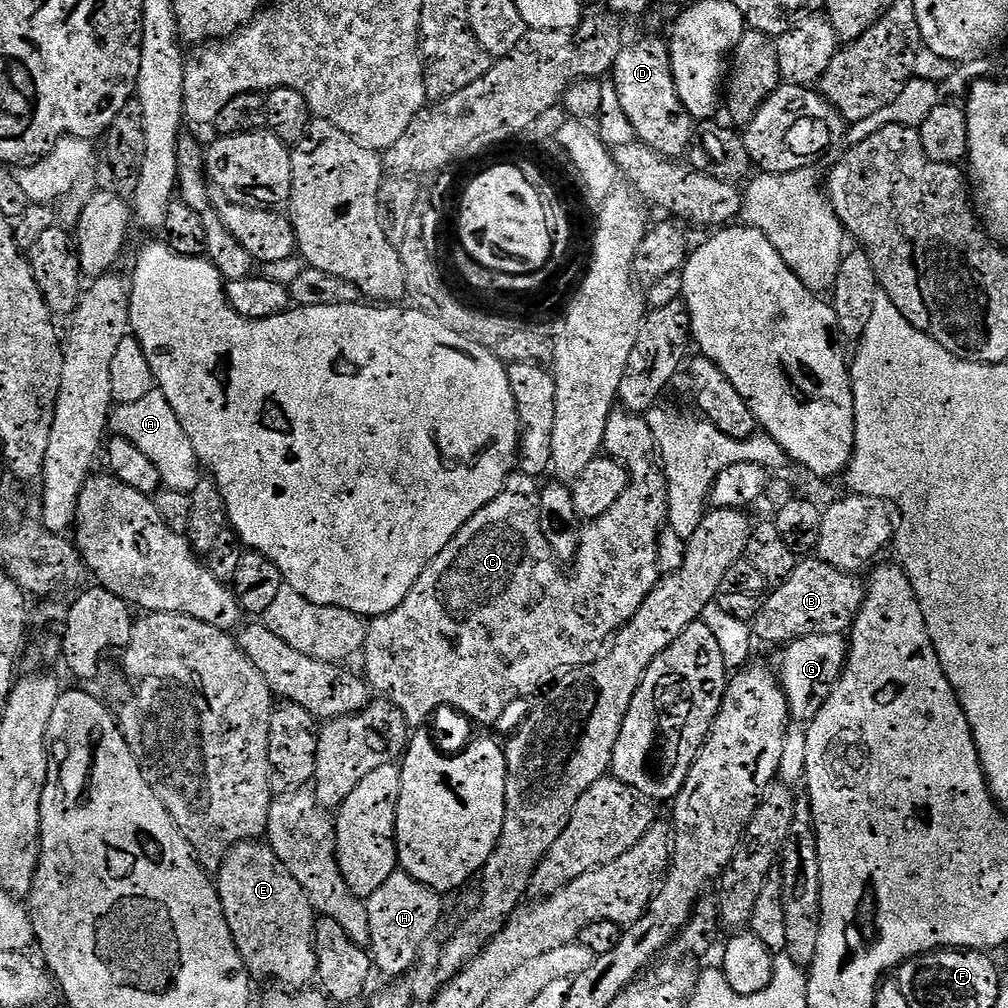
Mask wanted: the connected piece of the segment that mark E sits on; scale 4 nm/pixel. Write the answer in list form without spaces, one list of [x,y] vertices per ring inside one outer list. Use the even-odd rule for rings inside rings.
[[[249,842],[232,848],[224,859],[224,864],[215,877],[216,889],[220,892],[222,910],[226,914],[226,922],[230,926],[230,934],[234,934],[234,942],[240,951],[244,967],[253,977],[261,976],[264,980],[277,980],[280,984],[289,984],[289,989],[304,990],[308,983],[316,980],[316,922],[314,911],[308,895],[298,886],[294,874],[286,870],[286,866],[264,842]]]

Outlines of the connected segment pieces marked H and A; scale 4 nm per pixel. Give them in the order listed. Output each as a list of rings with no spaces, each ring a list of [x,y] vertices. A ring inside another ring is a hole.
[[[397,870],[393,876],[386,878],[372,896],[367,897],[368,917],[370,918],[370,955],[375,971],[384,976],[400,976],[412,968],[412,963],[420,956],[420,947],[432,936],[432,931],[440,924],[440,915],[444,912],[441,893],[428,888],[422,882]]]
[[[154,388],[136,402],[117,405],[109,417],[109,429],[117,437],[128,439],[154,462],[166,490],[168,488],[188,496],[204,478],[199,453],[192,444],[191,435],[185,431],[177,418],[176,410],[170,406],[164,392],[158,388]]]

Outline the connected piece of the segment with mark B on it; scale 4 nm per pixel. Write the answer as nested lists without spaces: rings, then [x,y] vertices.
[[[817,556],[801,559],[787,580],[768,595],[763,608],[753,619],[757,641],[784,646],[814,634],[847,633],[859,614],[866,591],[863,579],[826,563]]]

